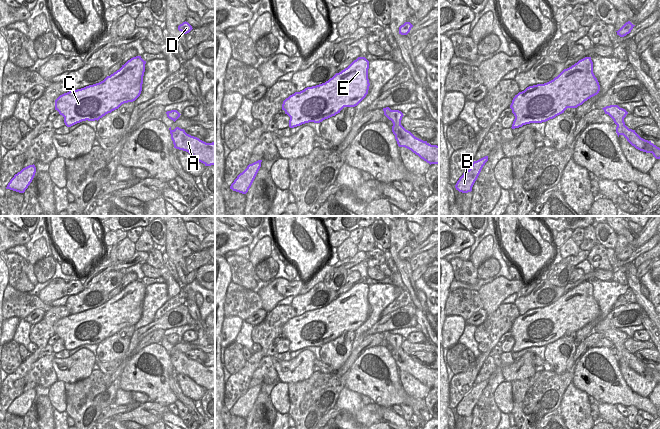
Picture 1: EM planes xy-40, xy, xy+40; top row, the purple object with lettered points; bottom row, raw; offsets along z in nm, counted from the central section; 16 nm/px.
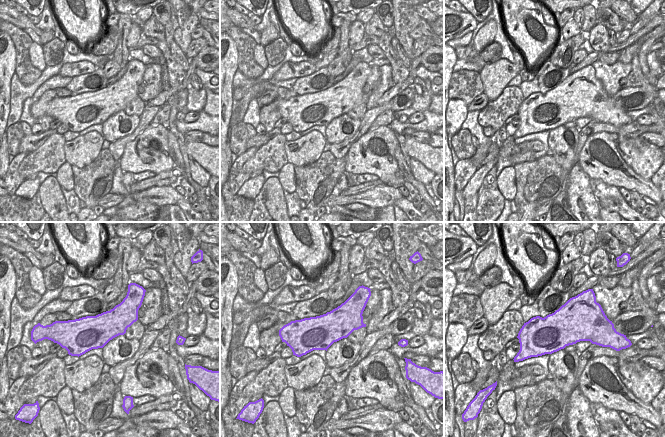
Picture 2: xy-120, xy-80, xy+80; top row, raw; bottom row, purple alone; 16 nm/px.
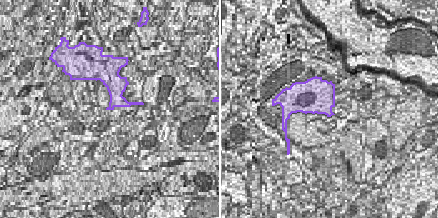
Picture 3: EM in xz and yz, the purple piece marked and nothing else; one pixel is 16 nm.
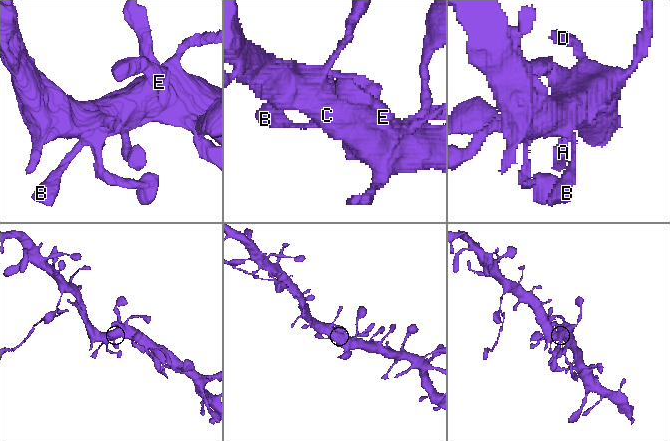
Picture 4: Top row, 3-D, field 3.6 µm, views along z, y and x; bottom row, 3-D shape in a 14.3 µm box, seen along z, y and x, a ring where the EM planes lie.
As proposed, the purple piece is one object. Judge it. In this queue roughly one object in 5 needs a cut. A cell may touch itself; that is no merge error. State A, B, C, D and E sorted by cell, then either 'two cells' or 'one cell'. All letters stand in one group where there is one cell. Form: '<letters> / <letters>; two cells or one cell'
A B C D E; one cell

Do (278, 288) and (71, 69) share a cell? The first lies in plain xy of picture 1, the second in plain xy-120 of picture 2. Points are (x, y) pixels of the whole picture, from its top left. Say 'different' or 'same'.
same

